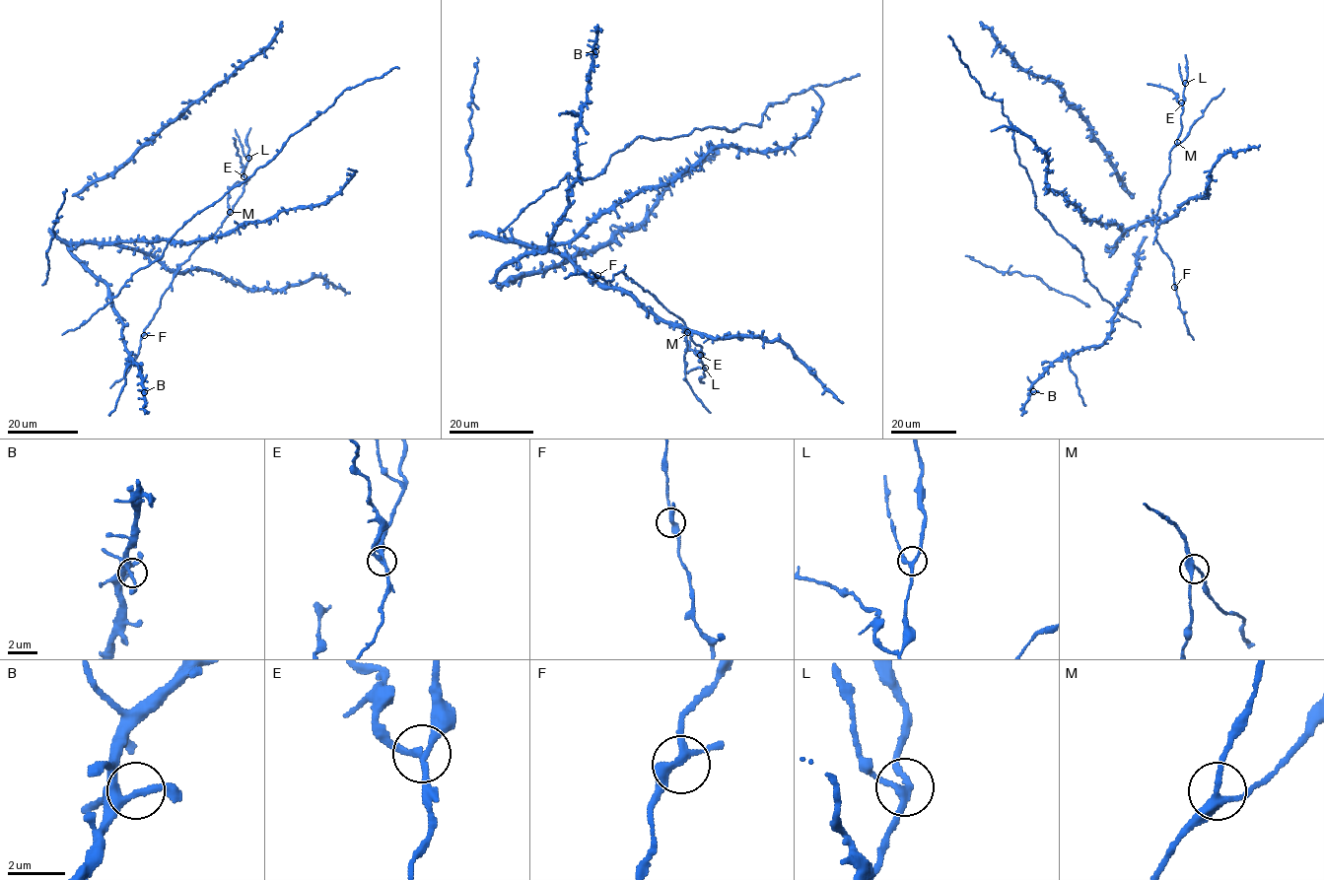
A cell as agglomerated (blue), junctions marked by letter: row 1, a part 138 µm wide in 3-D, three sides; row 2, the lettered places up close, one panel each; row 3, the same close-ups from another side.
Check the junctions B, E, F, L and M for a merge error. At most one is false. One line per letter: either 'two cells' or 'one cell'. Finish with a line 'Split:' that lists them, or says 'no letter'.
B: one cell
E: two cells
F: one cell
L: one cell
M: one cell
Split: E

